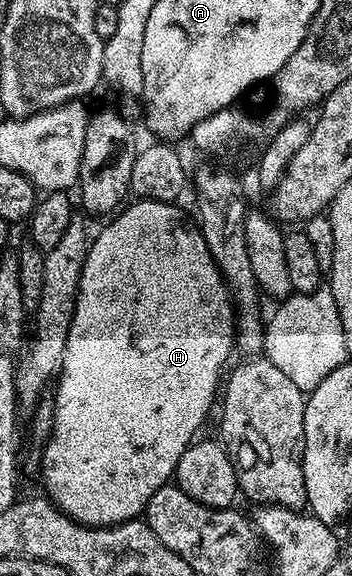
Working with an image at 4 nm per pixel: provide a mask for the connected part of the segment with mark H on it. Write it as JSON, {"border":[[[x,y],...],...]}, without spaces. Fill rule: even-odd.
{"border":[[[150,198],[133,200],[133,203],[131,202],[132,201],[130,201],[128,205],[116,215],[116,217],[109,220],[114,220],[114,222],[107,223],[106,226],[98,232],[97,239],[94,237],[92,241],[88,243],[86,263],[83,264],[81,283],[78,286],[77,307],[74,309],[74,316],[71,320],[70,332],[67,336],[66,350],[63,352],[59,377],[55,382],[55,384],[57,383],[57,399],[52,399],[51,402],[53,408],[53,428],[47,441],[44,443],[44,446],[46,445],[45,459],[41,462],[41,470],[45,473],[45,486],[49,489],[47,494],[53,505],[59,507],[68,518],[74,518],[76,522],[81,522],[84,526],[114,526],[120,522],[132,522],[140,519],[142,515],[144,515],[145,506],[151,500],[151,496],[155,496],[155,492],[159,492],[159,488],[170,485],[171,479],[177,473],[179,456],[183,456],[185,449],[187,449],[187,447],[198,437],[197,429],[204,424],[205,417],[208,416],[209,409],[213,406],[213,401],[215,401],[216,398],[218,401],[219,387],[223,382],[223,371],[230,365],[229,357],[231,357],[232,354],[235,354],[235,303],[233,301],[233,296],[229,293],[229,286],[225,283],[225,277],[219,272],[219,268],[215,264],[215,260],[207,248],[207,240],[203,240],[201,231],[195,225],[194,219],[190,217],[190,215],[189,219],[188,216],[180,210],[180,205],[172,202],[156,202]]]}

